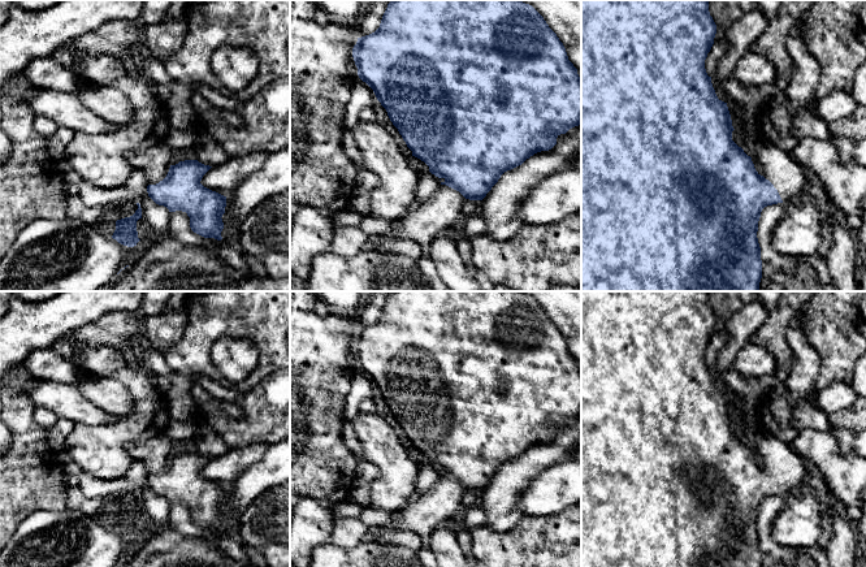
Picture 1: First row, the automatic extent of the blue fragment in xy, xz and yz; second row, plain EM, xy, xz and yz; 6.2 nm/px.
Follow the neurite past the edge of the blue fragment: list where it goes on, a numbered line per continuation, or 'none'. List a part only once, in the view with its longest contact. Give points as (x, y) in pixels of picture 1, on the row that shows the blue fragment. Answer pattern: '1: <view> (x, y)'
1: xy (155, 161)

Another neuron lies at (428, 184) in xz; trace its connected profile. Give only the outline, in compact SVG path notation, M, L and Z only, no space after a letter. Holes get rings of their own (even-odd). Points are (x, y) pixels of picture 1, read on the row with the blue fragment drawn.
M430 172L420 173L419 177L420 177L420 181L419 181L419 185L417 185L413 204L424 203L441 186L440 178L436 177L434 174L432 174Z

